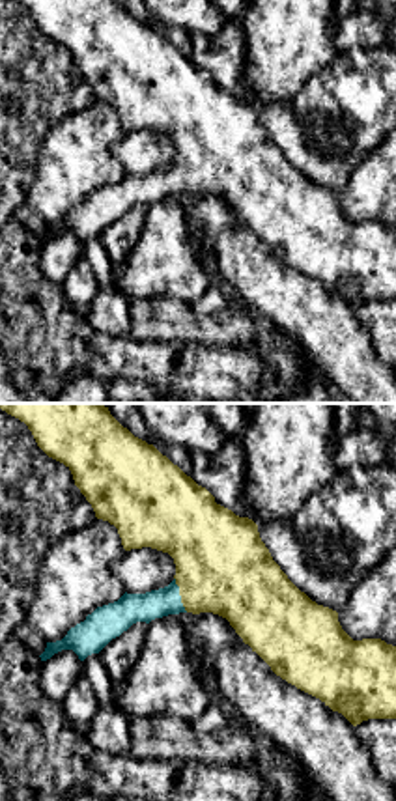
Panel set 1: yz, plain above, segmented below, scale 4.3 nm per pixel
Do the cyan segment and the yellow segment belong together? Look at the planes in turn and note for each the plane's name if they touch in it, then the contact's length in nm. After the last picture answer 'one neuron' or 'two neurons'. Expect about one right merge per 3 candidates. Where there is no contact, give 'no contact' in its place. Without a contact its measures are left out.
yz | 160 nm

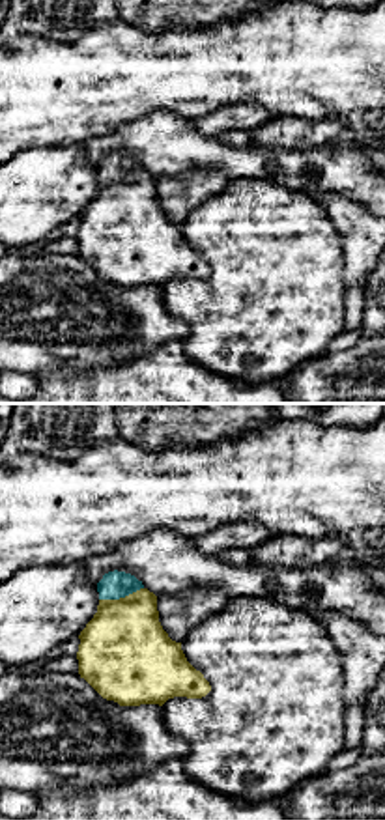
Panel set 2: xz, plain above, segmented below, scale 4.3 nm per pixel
xz | 200 nm

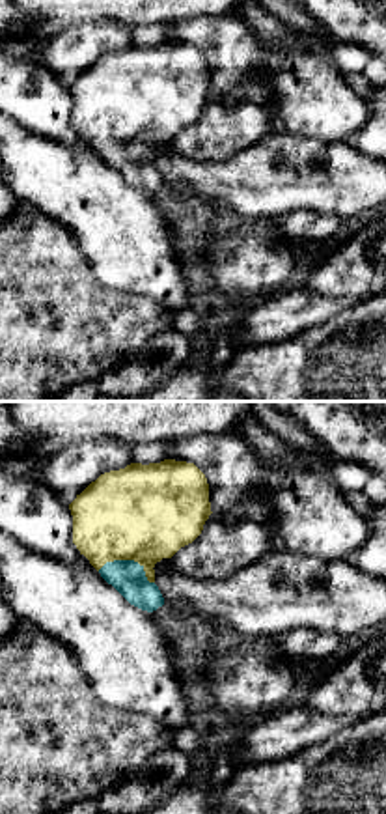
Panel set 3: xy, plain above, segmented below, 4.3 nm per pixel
xy | 260 nm

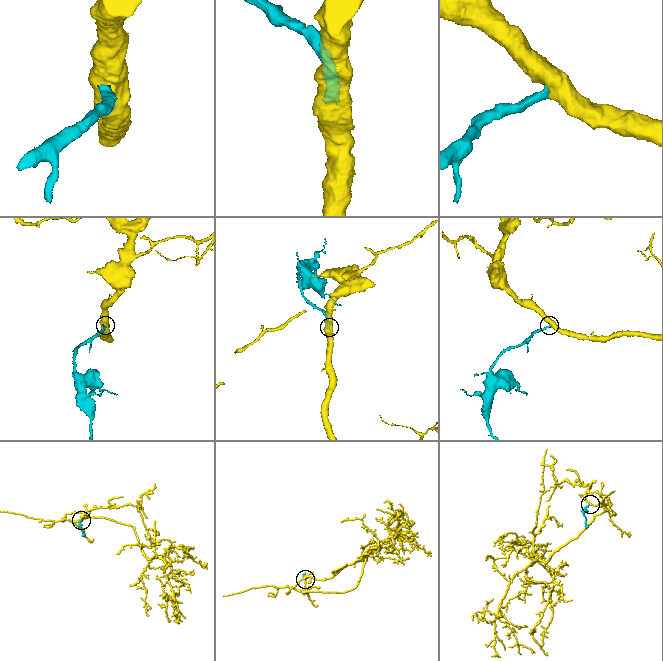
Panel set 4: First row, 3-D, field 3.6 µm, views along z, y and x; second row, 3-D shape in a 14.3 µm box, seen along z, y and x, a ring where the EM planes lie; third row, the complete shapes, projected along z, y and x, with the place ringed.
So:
one neuron

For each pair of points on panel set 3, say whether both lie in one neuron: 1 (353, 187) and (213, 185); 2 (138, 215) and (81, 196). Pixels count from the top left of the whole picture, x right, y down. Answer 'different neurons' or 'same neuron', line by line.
1: same neuron
2: same neuron

